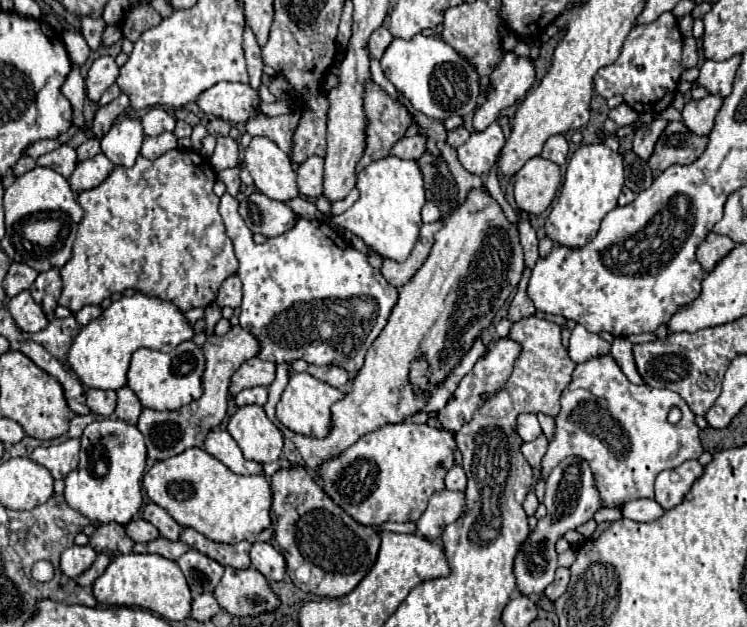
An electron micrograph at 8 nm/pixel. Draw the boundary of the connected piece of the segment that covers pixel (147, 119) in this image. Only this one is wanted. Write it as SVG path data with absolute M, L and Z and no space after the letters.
M153 108L141 118L141 124L143 124L145 136L159 136L161 132L173 132L175 118L163 108Z

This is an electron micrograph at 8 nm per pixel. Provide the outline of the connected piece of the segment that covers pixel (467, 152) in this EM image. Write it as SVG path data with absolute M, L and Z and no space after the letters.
M497 122L485 132L471 134L471 138L457 150L457 158L465 170L483 176L497 162L501 148L505 146L505 134Z

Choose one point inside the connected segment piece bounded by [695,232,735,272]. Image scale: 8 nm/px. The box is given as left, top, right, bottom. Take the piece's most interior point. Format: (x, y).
(714, 247)

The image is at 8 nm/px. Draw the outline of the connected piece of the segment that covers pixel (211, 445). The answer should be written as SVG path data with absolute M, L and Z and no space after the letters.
M213 430L213 432L209 432L203 448L211 456L215 456L217 460L221 460L235 474L243 474L243 476L259 474L259 476L265 476L263 466L257 464L257 462L245 460L243 454L241 454L241 450L239 450L239 446L237 446L237 442L225 430Z

